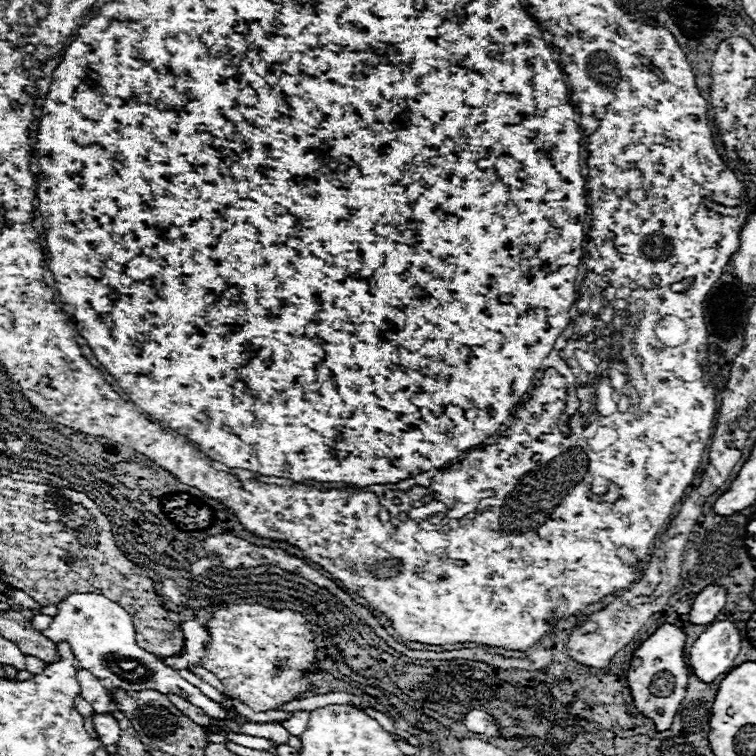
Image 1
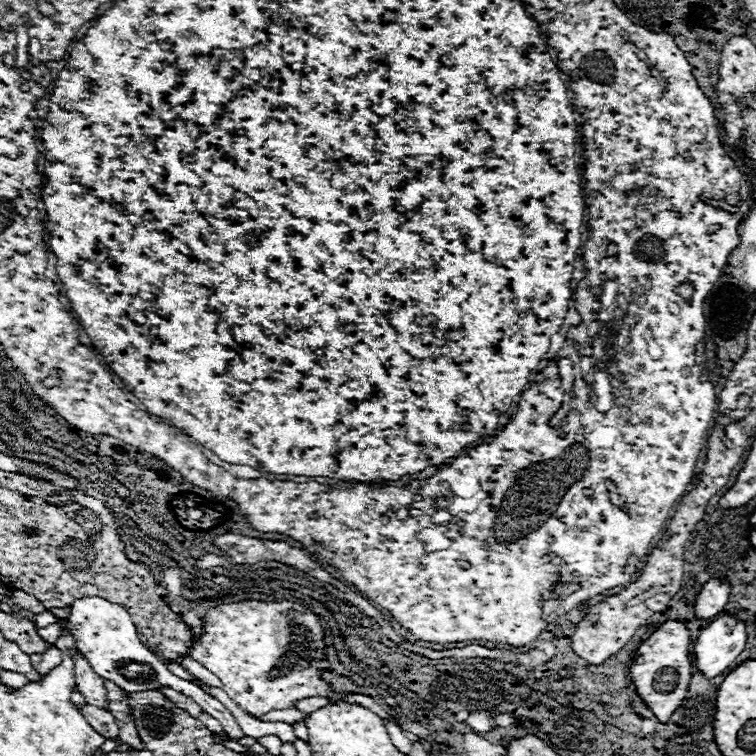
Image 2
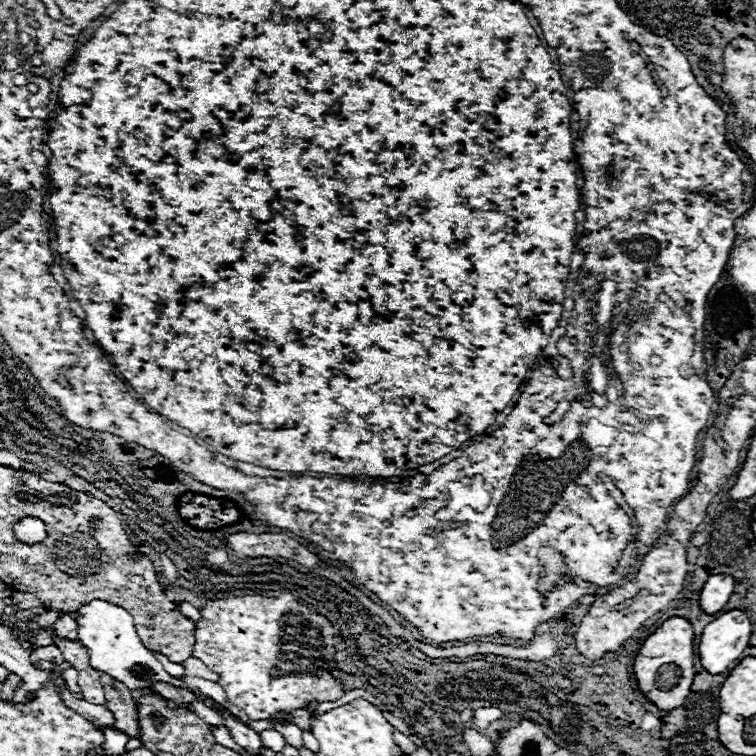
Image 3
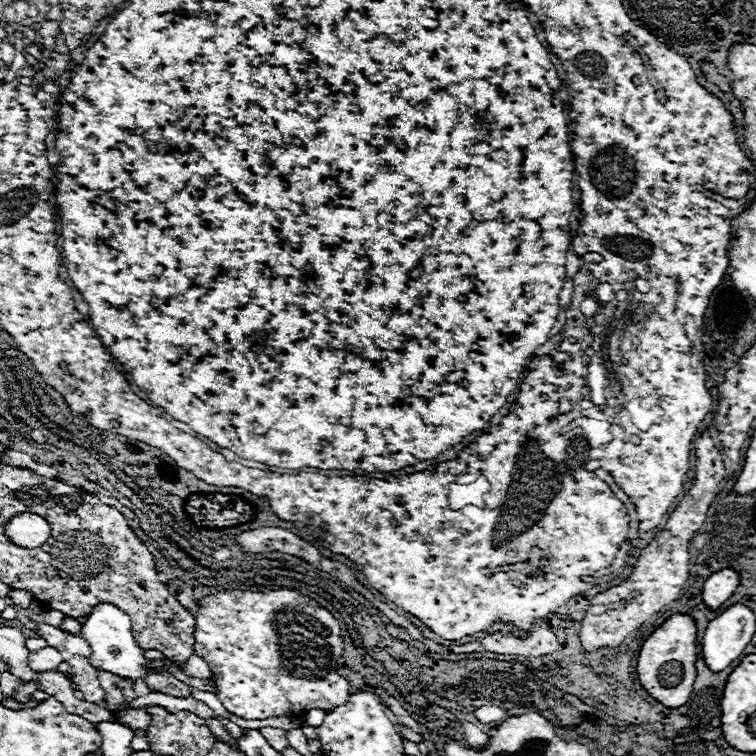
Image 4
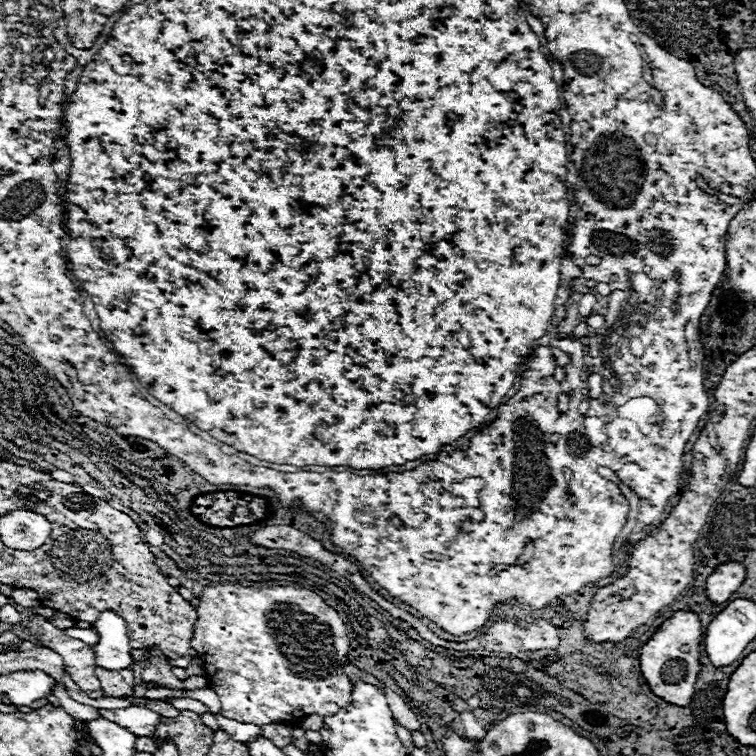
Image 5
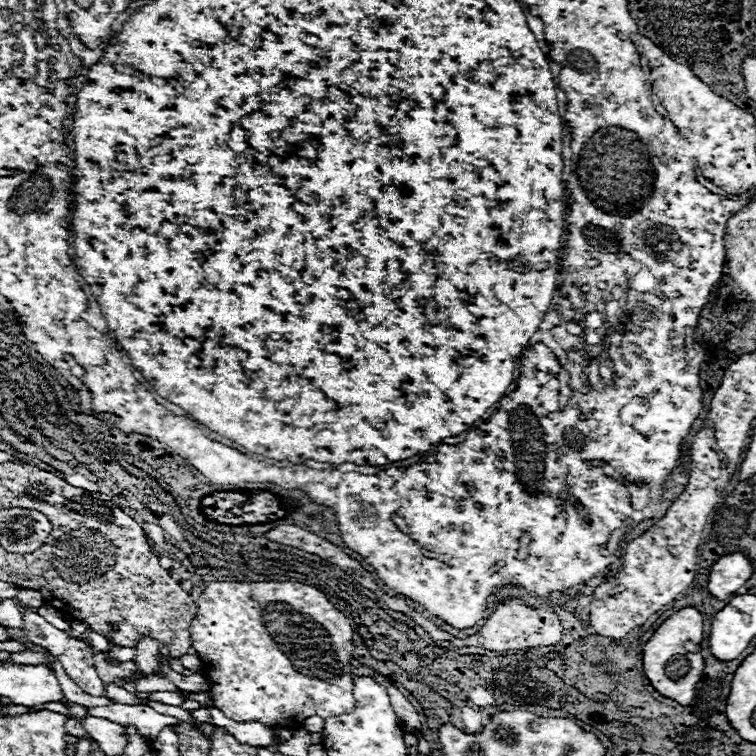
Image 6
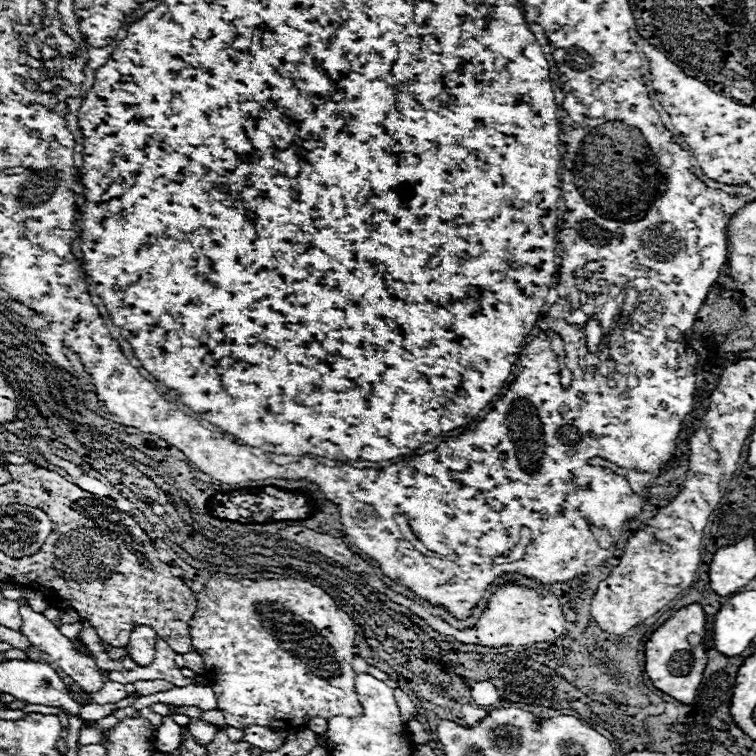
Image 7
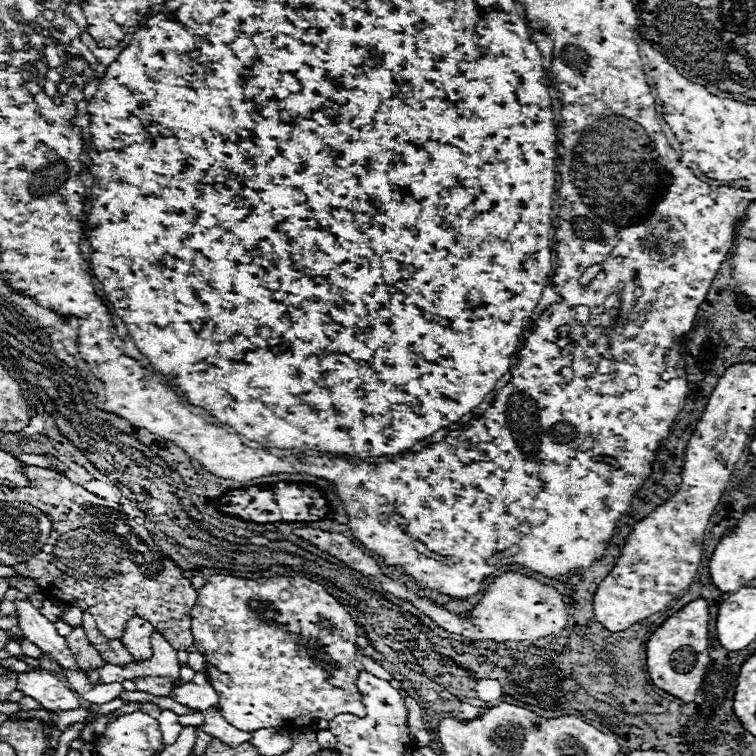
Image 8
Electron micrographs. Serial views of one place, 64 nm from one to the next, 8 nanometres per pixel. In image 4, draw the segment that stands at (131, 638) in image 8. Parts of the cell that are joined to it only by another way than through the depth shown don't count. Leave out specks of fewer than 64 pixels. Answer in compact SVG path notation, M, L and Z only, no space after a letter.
M162 672L162 674L150 674L146 676L146 684L150 690L168 694L168 696L176 696L176 698L188 698L192 696L192 688L182 684L180 680L176 680L170 672Z

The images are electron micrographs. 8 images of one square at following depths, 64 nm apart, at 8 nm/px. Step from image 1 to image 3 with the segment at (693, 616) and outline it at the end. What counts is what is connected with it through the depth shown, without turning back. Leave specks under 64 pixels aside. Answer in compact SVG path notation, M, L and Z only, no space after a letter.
M728 574L710 576L706 580L702 592L700 592L700 608L702 608L702 612L706 612L710 616L720 612L726 606L732 592L734 592L732 576L728 576Z

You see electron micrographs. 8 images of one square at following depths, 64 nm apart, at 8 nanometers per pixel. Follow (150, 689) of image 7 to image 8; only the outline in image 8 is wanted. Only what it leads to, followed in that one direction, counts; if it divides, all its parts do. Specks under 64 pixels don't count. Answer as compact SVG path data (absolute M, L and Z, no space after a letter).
M158 676L136 678L134 684L136 684L136 690L146 692L146 694L154 694L154 696L166 696L172 690L172 682L166 678L158 678Z

